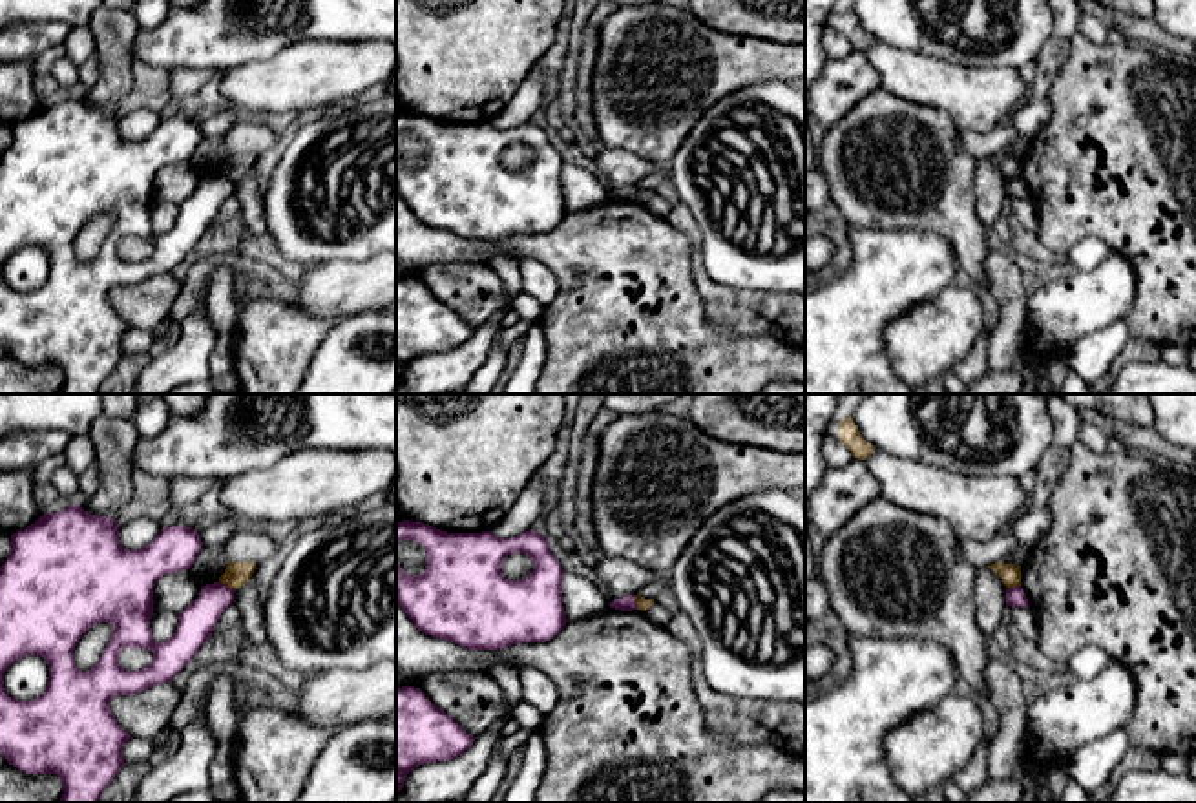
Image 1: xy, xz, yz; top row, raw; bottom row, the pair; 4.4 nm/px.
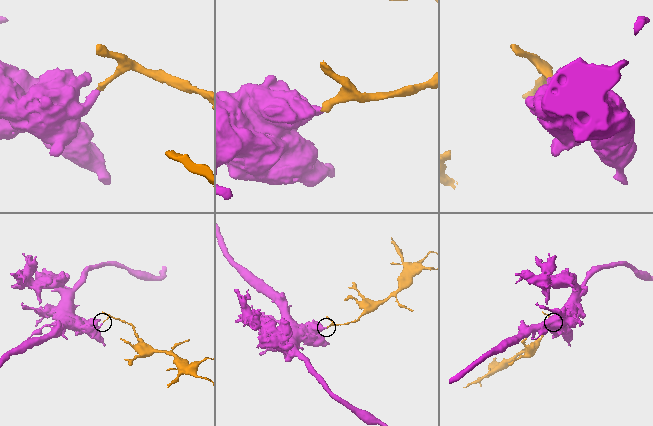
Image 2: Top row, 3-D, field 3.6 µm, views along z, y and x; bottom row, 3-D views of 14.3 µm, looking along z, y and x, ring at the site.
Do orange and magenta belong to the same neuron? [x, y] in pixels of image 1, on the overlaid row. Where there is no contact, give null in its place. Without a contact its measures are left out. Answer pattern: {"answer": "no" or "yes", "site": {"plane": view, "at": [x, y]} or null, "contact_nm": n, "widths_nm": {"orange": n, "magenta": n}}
{"answer": "no", "site": {"plane": "xy", "at": [227, 584]}, "contact_nm": 80, "widths_nm": {"orange": 110, "magenta": 160}}

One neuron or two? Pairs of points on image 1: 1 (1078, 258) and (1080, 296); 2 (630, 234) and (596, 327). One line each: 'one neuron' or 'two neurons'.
1: two neurons
2: one neuron

